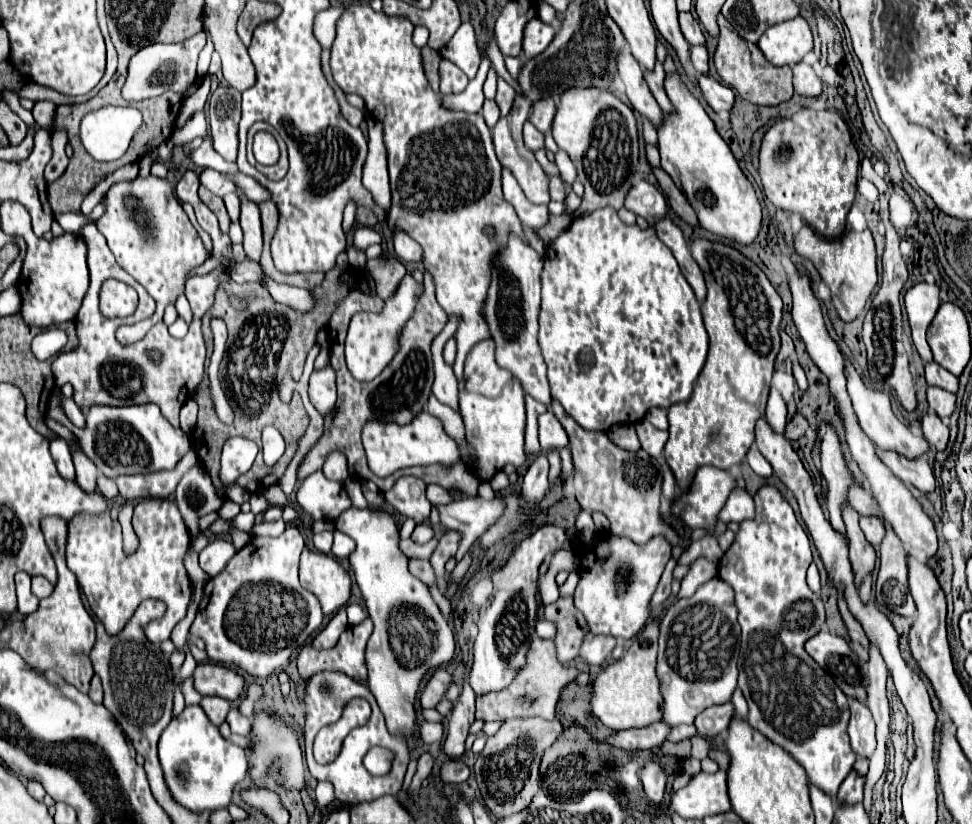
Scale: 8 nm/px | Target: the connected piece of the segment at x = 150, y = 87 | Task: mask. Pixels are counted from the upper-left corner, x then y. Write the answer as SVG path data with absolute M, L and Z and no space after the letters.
M198 32L180 44L148 44L140 48L130 58L122 98L126 102L140 102L146 98L156 98L166 90L182 94L196 80L196 58L204 46L206 46L206 32Z

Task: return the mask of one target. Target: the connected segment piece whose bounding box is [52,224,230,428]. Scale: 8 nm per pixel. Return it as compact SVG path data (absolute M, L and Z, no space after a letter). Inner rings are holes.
M86 224L80 234L84 236L88 244L88 268L90 268L90 288L82 300L82 306L78 310L78 316L74 320L76 324L76 334L78 334L78 348L74 352L58 354L56 360L52 362L52 372L54 380L58 386L64 382L70 382L74 386L74 402L80 406L80 410L86 414L90 406L132 406L132 404L146 404L154 402L160 406L164 418L174 426L178 426L178 412L182 404L194 394L196 386L204 378L204 358L206 358L206 348L204 348L204 338L200 330L200 318L204 312L212 306L214 302L214 292L222 282L230 280L230 270L228 266L218 266L210 274L204 276L192 276L188 278L188 302L194 312L194 320L190 324L188 334L178 340L168 334L168 326L164 322L154 324L150 332L136 344L122 346L116 342L114 332L122 324L122 320L110 320L100 314L98 308L98 292L104 280L116 278L120 282L126 282L136 288L140 296L140 304L136 312L128 318L124 318L124 324L136 324L144 318L150 318L150 312L154 312L154 300L152 296L136 282L129 274L126 274L118 262L114 260L114 254L110 252L104 236L98 232L94 224ZM148 350L160 350L162 352L162 362L156 364L152 362L146 352Z

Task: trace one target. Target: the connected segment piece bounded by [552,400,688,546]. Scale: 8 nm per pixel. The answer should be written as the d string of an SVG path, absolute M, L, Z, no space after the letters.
M552 400L552 412L556 414L570 438L570 450L576 468L576 500L584 510L604 512L610 520L610 532L626 536L636 544L644 544L644 540L650 540L650 536L664 536L672 546L688 546L688 542L678 538L676 532L660 518L662 472L660 462L656 458L652 458L644 450L628 452L618 448L602 430L584 430L564 412L558 400Z

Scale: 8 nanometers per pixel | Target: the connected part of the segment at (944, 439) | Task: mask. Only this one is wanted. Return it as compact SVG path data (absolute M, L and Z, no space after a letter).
M928 412L922 418L922 432L924 432L924 438L936 450L946 450L946 444L948 444L948 426L944 426L940 422L940 418L934 416L934 412Z

